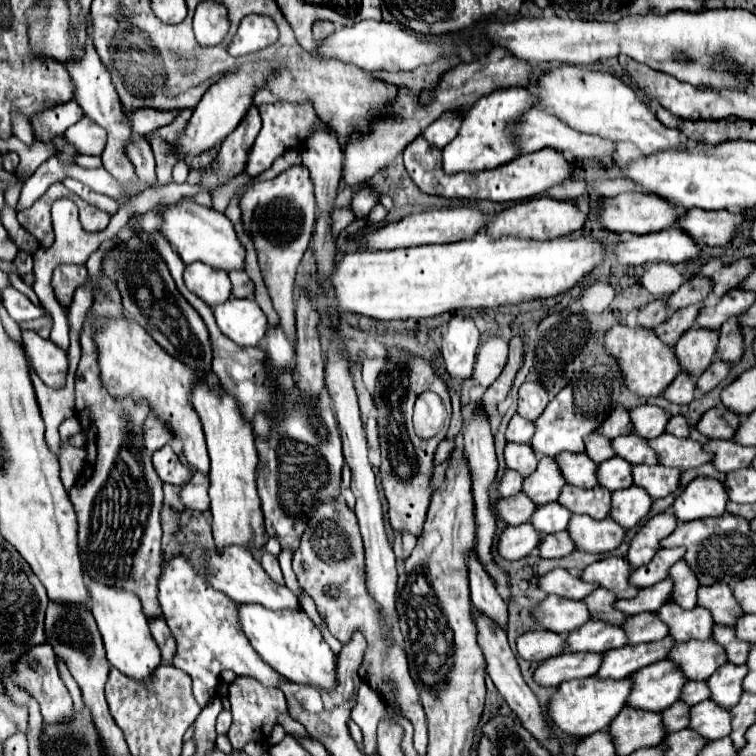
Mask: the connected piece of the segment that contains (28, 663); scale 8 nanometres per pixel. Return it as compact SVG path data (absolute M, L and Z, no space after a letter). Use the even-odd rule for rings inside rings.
M49 643L33 647L29 653L25 653L19 659L17 669L15 669L15 681L21 687L25 687L31 697L35 697L39 701L41 715L43 715L45 723L65 723L65 721L73 719L73 701L71 701L71 695L69 695L69 691L59 675L57 657L55 657Z

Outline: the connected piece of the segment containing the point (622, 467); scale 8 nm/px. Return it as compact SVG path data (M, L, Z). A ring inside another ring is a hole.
M621 457L607 459L605 463L601 463L601 467L597 467L597 481L609 491L627 489L633 485L631 465Z

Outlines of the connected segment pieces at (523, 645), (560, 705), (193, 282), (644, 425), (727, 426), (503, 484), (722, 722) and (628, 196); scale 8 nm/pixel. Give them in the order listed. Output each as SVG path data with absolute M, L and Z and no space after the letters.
M535 629L517 637L517 653L527 661L541 663L549 657L563 653L563 647L561 647L563 643L565 643L565 637L559 633Z
M587 677L583 681L565 681L557 687L557 693L549 699L549 719L551 723L561 729L567 735L575 737L585 737L593 735L597 731L603 731L613 717L625 707L627 695L631 691L631 681L629 679L595 679Z
M191 263L185 267L185 285L209 307L225 303L231 297L231 281L227 271L213 269L205 263Z
M641 405L629 411L631 423L633 423L633 433L641 435L643 439L653 439L665 433L665 425L669 415L655 405Z
M723 405L709 409L697 423L697 431L709 439L731 439L739 425L739 415L727 411Z
M505 471L503 479L497 485L499 497L509 497L509 495L517 495L523 487L523 479L521 475L517 475L517 471Z
M707 699L689 709L689 729L697 731L707 741L715 741L731 733L731 715L727 709Z
M631 190L623 195L605 199L601 203L601 225L615 233L637 233L637 235L655 233L655 231L673 227L679 217L681 213L677 211L677 207L673 207L665 199L659 199L659 195L653 195L644 190L642 192Z

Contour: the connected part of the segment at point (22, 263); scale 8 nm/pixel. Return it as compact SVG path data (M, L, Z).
M19 251L19 255L15 257L15 265L17 265L17 269L19 269L21 277L23 277L23 275L33 271L33 257L29 253L25 253L25 251Z

